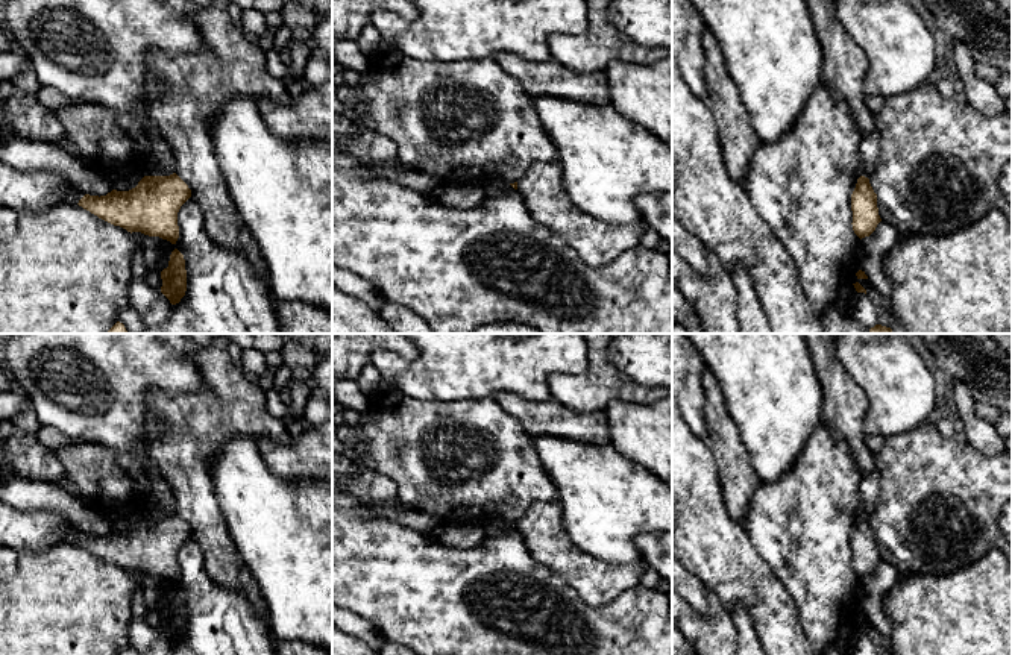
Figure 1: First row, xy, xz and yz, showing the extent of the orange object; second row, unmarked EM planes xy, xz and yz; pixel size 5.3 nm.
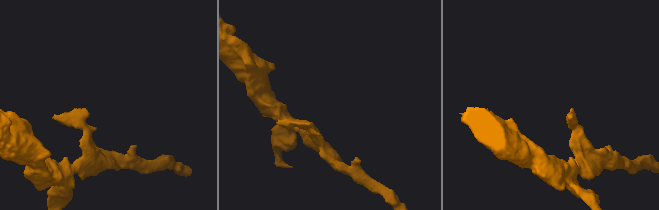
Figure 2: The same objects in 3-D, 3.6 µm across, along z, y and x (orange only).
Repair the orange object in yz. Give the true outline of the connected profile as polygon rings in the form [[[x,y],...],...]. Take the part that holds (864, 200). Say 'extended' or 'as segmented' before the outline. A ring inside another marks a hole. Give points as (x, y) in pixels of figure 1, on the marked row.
as segmented; [[[860,176],[851,194],[853,230],[862,240],[869,237],[882,221],[877,208],[877,194],[869,179]]]

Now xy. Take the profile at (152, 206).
as segmented; [[[173,173],[144,176],[129,191],[112,190],[100,197],[85,194],[77,205],[130,233],[141,232],[176,244],[179,238],[178,212],[190,197],[188,185]]]

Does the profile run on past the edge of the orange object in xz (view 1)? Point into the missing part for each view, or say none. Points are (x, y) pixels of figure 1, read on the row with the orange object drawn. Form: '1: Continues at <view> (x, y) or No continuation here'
1: No continuation here

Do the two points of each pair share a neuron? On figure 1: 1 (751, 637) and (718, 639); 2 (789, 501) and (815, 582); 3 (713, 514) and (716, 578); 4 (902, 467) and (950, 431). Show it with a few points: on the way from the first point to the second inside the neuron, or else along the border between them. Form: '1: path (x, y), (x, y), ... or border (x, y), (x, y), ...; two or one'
1: border (730, 611), (739, 639); two
2: path (801, 520), (814, 563); one
3: path (713, 529), (716, 563); one
4: border (933, 422), (944, 437), (965, 441); two

